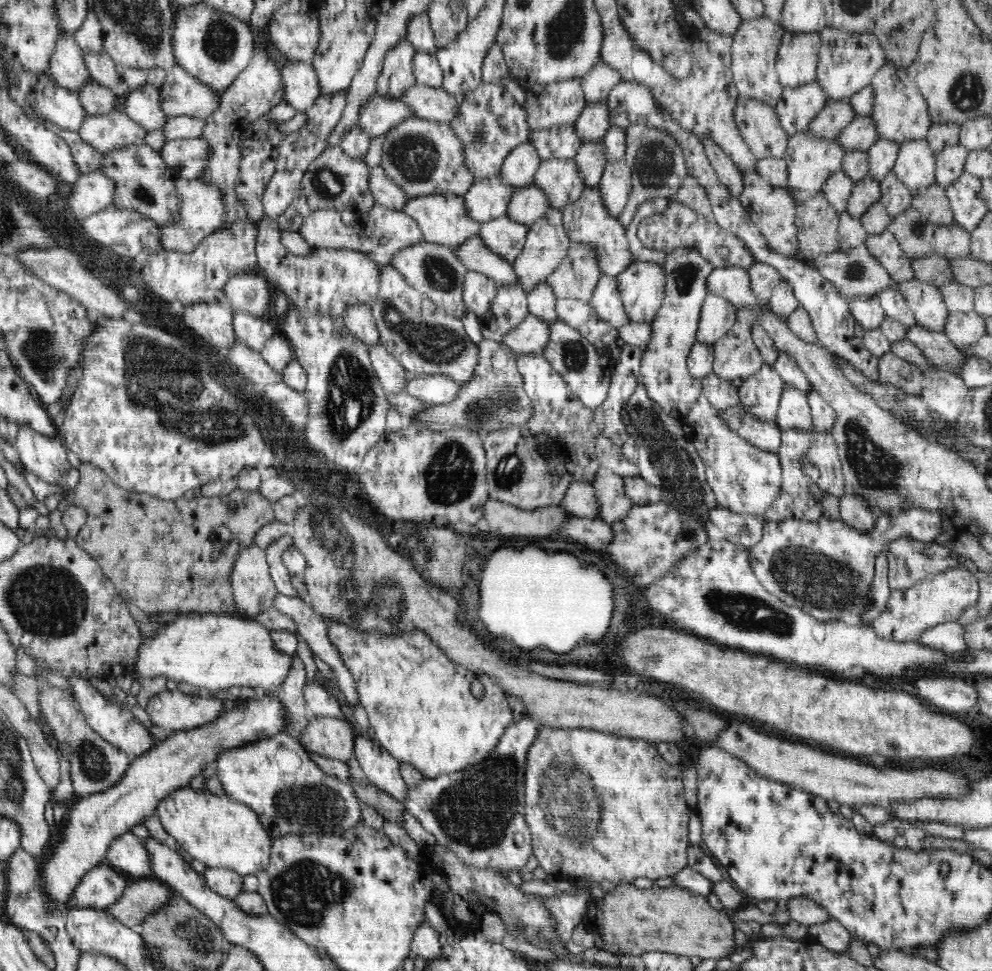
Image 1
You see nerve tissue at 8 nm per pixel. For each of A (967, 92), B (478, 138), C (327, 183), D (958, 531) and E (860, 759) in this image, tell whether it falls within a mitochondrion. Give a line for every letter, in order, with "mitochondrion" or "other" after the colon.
A: mitochondrion
B: mitochondrion
C: mitochondrion
D: other
E: other

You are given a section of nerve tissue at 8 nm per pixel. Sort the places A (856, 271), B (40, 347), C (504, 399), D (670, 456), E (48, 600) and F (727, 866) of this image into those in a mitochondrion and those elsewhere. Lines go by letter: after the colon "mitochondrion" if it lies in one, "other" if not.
A: mitochondrion
B: mitochondrion
C: mitochondrion
D: mitochondrion
E: mitochondrion
F: other

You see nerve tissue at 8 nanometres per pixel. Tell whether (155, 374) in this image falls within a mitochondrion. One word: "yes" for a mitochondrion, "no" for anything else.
yes

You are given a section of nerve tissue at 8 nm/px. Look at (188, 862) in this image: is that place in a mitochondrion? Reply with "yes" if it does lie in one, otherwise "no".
no

